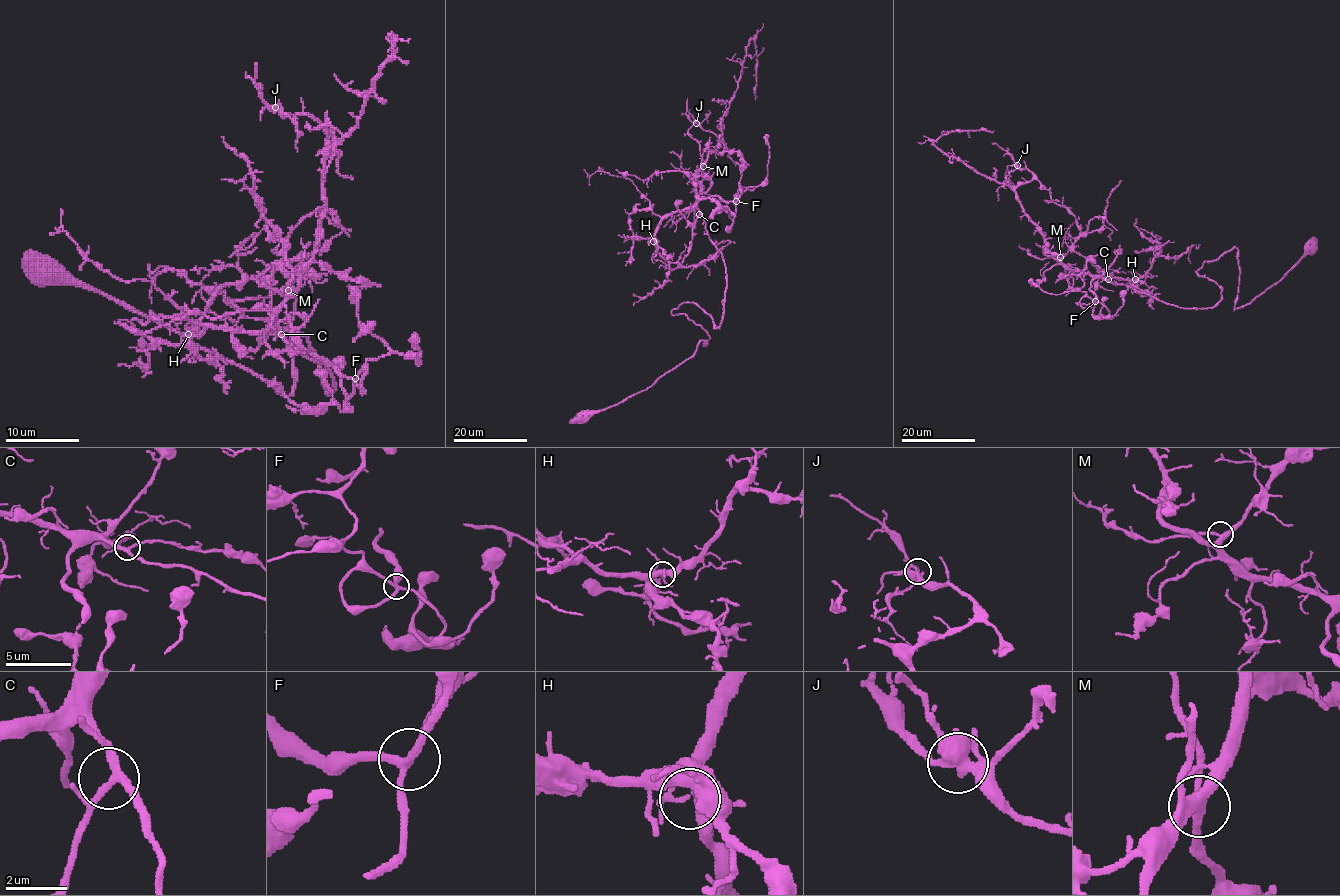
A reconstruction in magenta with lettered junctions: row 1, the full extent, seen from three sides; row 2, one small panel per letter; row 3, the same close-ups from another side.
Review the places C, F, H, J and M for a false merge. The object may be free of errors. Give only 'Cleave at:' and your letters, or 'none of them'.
Cleave at: none of them

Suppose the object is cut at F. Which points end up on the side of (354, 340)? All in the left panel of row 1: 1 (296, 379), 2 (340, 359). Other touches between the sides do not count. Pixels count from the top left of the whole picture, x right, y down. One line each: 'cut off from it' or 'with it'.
1: with it
2: cut off from it

